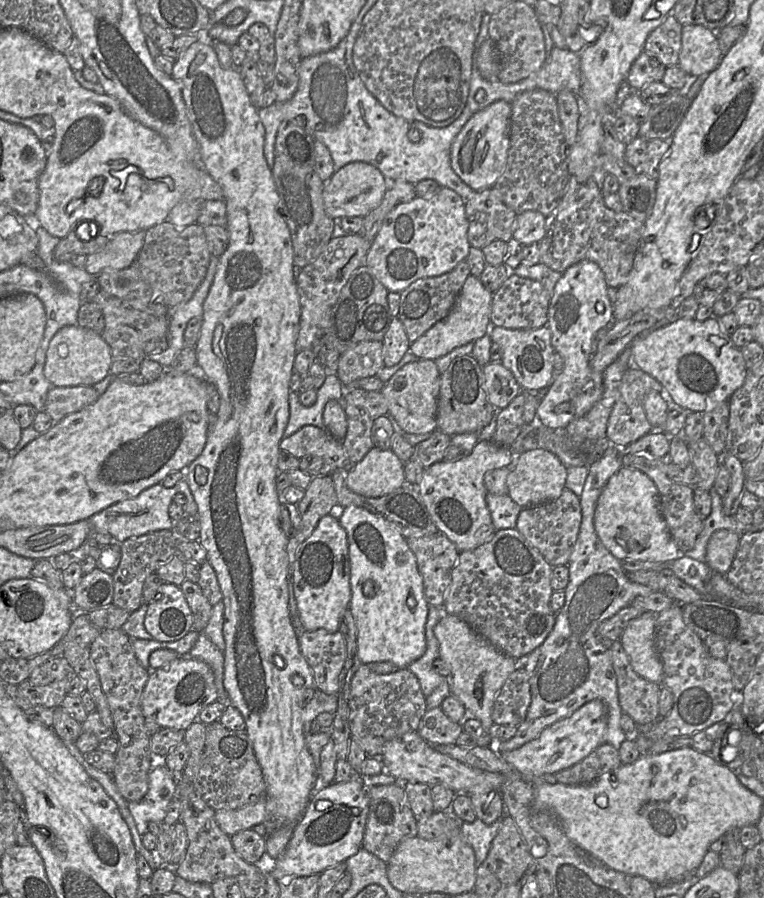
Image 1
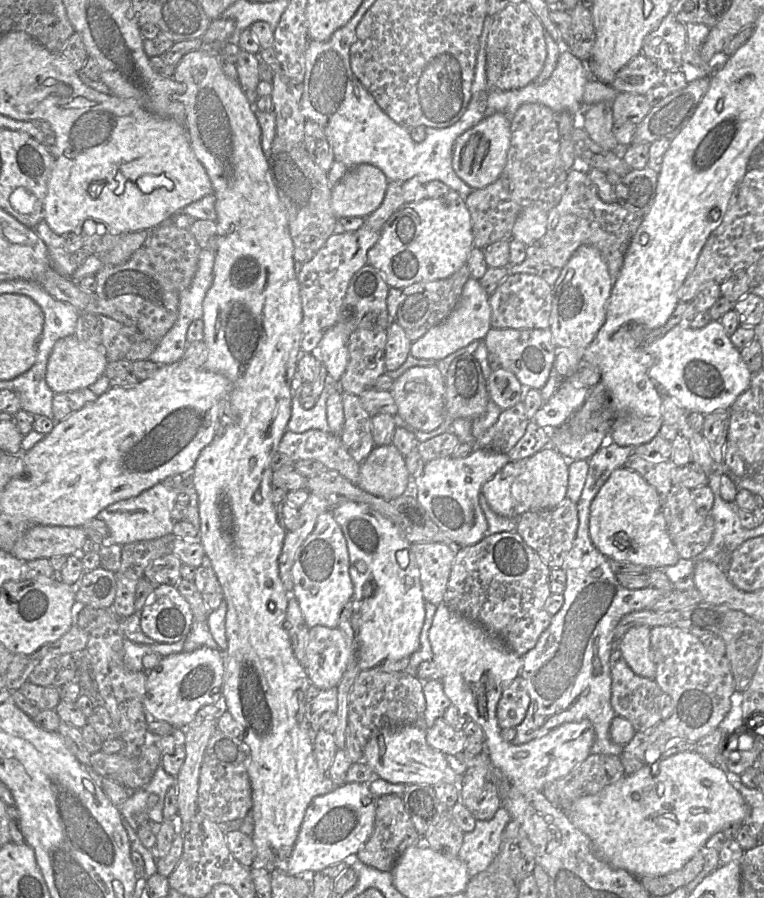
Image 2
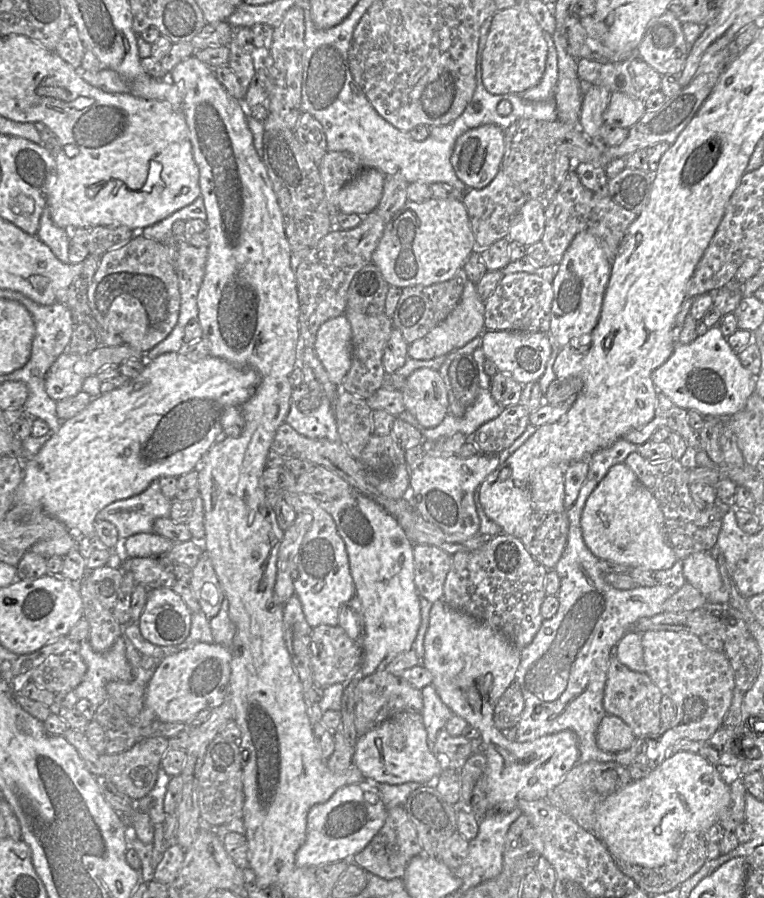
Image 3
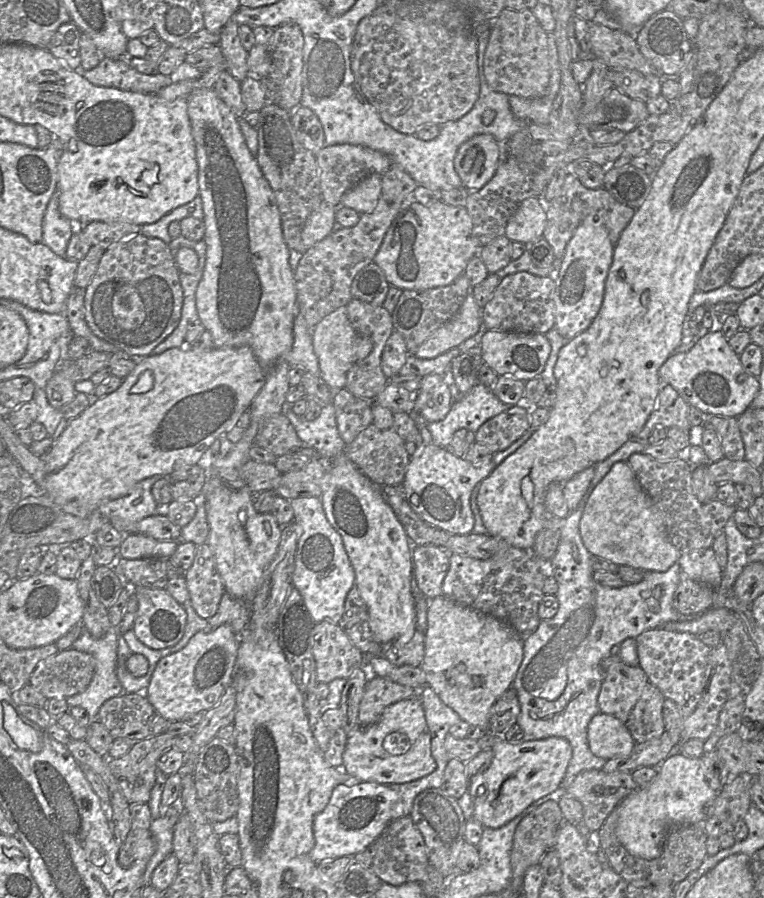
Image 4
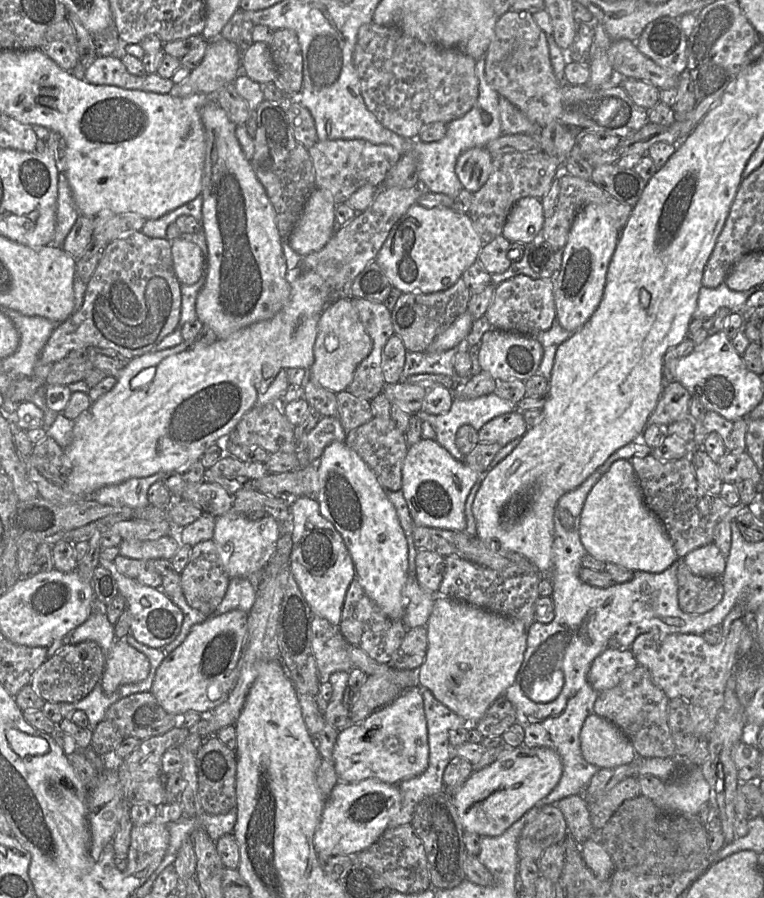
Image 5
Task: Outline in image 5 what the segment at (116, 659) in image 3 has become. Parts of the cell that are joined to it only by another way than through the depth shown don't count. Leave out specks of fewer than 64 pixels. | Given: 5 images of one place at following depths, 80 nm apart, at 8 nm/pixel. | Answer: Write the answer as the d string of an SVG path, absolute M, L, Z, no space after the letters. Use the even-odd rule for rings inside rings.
M98 601L97 609L92 611L88 619L68 636L69 644L86 641L96 642L106 657L116 639L114 626L109 622L106 615L106 605L101 601ZM97 683L93 690L82 700L74 703L59 703L60 713L63 718L71 719L76 710L82 710L88 717L88 727L91 732L99 722L105 718L106 711L110 705L119 698L119 690L110 694L103 691L101 683Z

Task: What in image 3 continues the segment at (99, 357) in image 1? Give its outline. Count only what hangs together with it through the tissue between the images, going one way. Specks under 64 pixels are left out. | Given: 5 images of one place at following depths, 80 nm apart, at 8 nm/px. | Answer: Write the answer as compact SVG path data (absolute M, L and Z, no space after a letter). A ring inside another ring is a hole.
M66 350L51 365L46 374L45 389L54 401L60 401L77 395L87 377L74 371L75 364L81 356Z

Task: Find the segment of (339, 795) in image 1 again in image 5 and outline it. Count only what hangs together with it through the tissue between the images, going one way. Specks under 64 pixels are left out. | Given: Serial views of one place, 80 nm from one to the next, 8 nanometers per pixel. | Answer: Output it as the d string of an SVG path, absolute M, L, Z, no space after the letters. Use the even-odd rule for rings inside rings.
M377 780L358 783L338 781L326 801L314 834L314 848L320 856L356 856L370 847L387 829L389 821L400 808L401 795L397 784Z

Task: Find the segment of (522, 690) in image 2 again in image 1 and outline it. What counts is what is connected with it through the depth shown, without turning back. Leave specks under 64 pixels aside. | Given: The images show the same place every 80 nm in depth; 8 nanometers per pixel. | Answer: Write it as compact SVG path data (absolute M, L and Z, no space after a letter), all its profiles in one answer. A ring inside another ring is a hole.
M518 667L507 679L492 708L495 726L519 726L526 719L531 704L531 686L528 673Z

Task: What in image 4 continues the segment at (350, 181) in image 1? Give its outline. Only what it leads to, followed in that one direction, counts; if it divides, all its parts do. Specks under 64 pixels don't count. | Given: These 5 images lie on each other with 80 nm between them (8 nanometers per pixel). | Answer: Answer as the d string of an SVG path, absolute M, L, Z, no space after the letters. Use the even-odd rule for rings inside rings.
M375 173L363 179L343 195L341 205L359 214L371 213L381 198L382 176Z

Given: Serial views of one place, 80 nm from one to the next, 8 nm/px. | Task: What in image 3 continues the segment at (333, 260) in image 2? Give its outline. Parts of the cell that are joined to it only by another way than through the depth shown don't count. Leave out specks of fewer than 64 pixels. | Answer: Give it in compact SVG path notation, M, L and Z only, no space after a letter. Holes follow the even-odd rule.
M373 211L362 217L361 223L350 230L330 231L296 270L299 301L299 334L302 348L314 348L319 327L331 318L345 314L347 294L355 274L372 263L372 254L384 232L386 221Z

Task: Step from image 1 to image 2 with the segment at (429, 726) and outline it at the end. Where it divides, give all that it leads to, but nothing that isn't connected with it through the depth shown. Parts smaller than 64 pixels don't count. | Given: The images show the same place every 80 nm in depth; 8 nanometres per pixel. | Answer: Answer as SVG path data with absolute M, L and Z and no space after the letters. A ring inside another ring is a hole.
M438 718L432 727L426 729L428 744L446 757L454 757L465 750L467 735L463 730L454 730L444 719Z

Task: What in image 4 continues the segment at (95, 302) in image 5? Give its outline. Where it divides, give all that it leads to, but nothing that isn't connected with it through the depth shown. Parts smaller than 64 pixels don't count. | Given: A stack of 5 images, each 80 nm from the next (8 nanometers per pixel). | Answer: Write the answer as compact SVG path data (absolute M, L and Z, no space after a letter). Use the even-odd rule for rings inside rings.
M137 233L105 250L98 269L85 289L85 321L98 338L116 346L133 359L142 359L176 329L181 318L183 289L179 269L169 246L159 238Z

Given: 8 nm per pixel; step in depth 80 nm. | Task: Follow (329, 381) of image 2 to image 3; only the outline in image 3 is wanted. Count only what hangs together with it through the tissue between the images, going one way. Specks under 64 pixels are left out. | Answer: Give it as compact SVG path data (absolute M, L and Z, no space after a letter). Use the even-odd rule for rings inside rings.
M324 396L320 406L309 412L301 412L296 402L291 402L286 420L295 431L310 439L326 439L339 442L337 422L333 404Z

